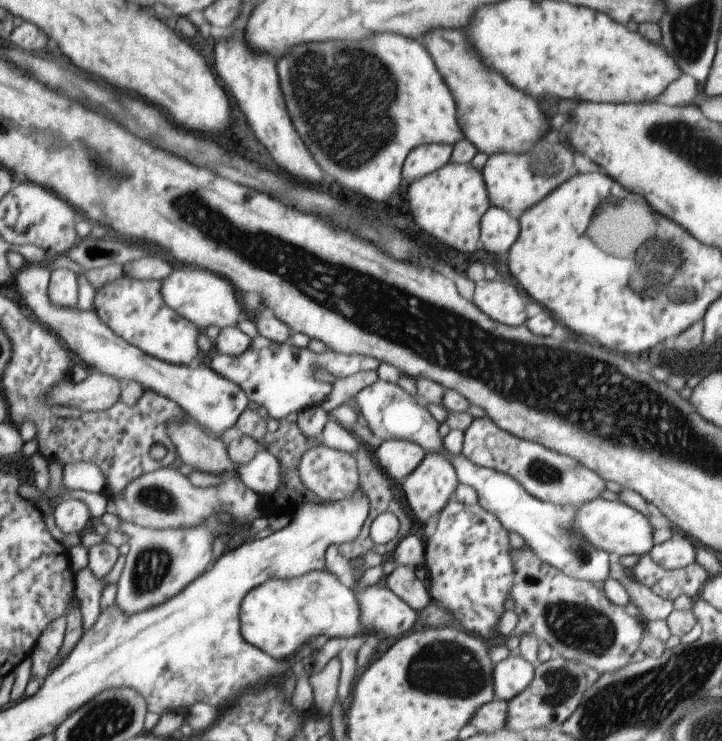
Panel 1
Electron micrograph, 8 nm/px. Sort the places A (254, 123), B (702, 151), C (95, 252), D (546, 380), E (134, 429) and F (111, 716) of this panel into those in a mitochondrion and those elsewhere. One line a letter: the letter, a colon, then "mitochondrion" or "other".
A: other
B: mitochondrion
C: other
D: mitochondrion
E: other
F: mitochondrion

